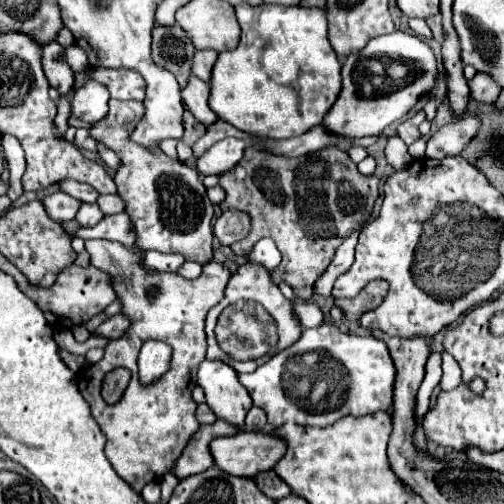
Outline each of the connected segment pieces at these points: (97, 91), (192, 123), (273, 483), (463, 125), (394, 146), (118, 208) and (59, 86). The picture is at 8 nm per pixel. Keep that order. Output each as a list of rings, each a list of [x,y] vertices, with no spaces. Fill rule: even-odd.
[[[86,80],[86,84],[78,88],[72,98],[72,116],[82,122],[94,124],[102,120],[102,116],[106,116],[108,98],[110,94],[102,84],[94,80]]]
[[[184,112],[184,136],[182,136],[182,140],[188,144],[188,146],[192,146],[198,138],[202,138],[204,136],[204,132],[206,132],[206,126],[202,124],[202,122],[198,122],[198,120],[194,120],[194,116],[190,114],[190,112]]]
[[[266,470],[266,472],[258,472],[254,478],[254,484],[272,500],[280,500],[280,498],[286,498],[290,496],[290,486],[286,482],[282,482],[278,478],[278,474],[274,470]]]
[[[464,116],[454,120],[442,128],[438,128],[430,136],[430,144],[426,148],[426,156],[430,158],[446,158],[446,156],[460,155],[460,150],[476,136],[480,128],[480,120],[472,116]]]
[[[392,136],[392,138],[388,140],[386,158],[388,158],[388,162],[390,162],[396,170],[402,170],[402,166],[406,166],[408,162],[412,162],[412,158],[410,158],[410,154],[408,154],[408,146],[406,146],[398,136]]]
[[[100,195],[97,204],[104,214],[118,214],[124,211],[124,202],[118,195]]]
[[[48,42],[42,46],[44,74],[52,88],[62,96],[72,88],[72,68],[64,60],[64,48],[58,42]]]

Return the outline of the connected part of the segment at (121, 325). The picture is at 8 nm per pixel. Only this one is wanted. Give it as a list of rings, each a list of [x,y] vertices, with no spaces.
[[[116,314],[116,316],[108,318],[106,322],[102,322],[94,330],[94,334],[102,336],[102,338],[118,338],[118,336],[122,336],[126,332],[126,328],[128,328],[128,320],[122,318],[122,314]]]

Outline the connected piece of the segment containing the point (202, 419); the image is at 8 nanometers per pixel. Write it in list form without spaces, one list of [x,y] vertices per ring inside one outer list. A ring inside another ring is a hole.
[[[198,404],[198,410],[196,410],[196,420],[200,424],[212,424],[216,420],[214,412],[208,408],[208,404]]]

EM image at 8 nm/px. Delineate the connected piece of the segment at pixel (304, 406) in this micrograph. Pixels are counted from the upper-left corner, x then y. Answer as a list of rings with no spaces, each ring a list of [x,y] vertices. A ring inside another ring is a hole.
[[[324,320],[322,326],[304,330],[296,344],[272,356],[266,364],[258,366],[252,374],[242,374],[240,382],[252,396],[254,406],[266,412],[270,426],[276,428],[292,420],[302,426],[324,428],[348,414],[360,418],[366,414],[392,408],[396,368],[384,340],[374,336],[350,336],[346,332],[340,332],[332,324],[332,320]],[[328,360],[342,360],[342,364],[346,364],[348,378],[344,378],[346,380],[344,384],[342,378],[330,382],[328,392],[320,400],[312,400],[310,392],[298,394],[292,390],[294,380],[298,376],[304,376],[304,372],[308,370],[316,370],[318,374],[334,372],[334,366],[330,366]]]

